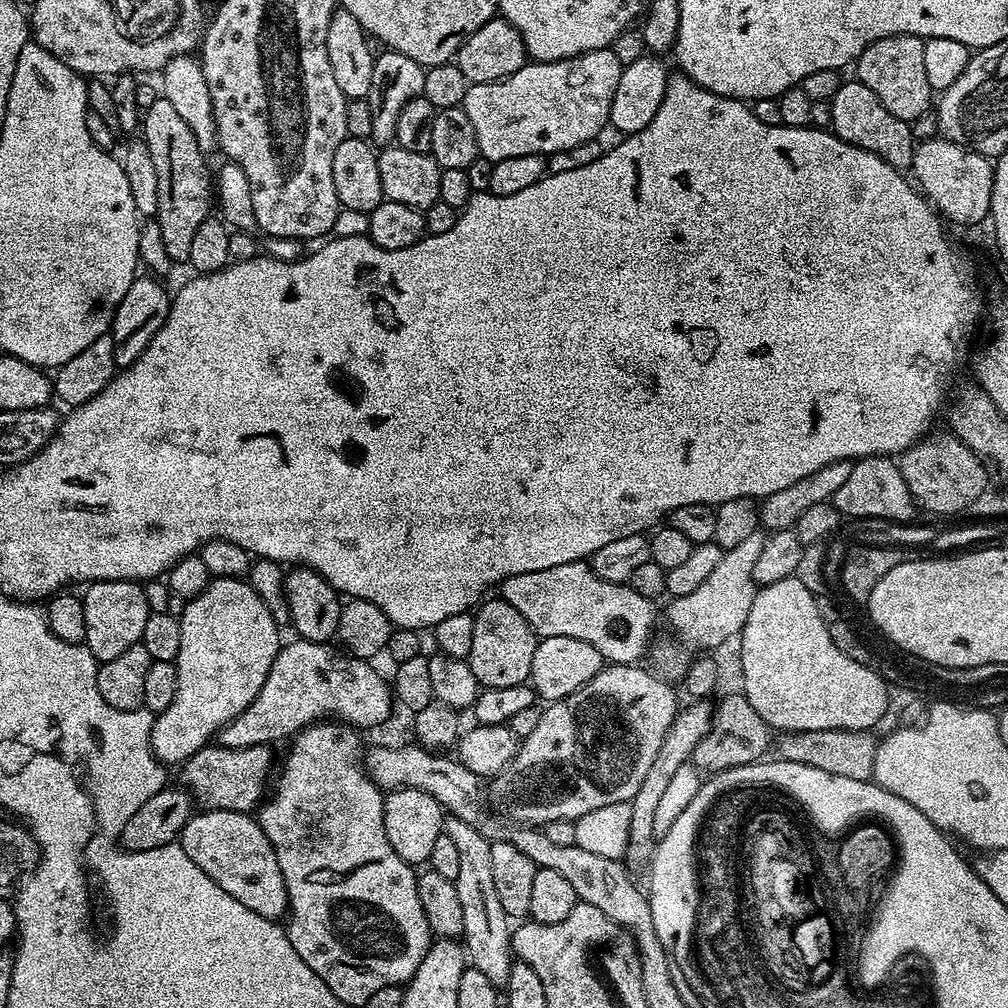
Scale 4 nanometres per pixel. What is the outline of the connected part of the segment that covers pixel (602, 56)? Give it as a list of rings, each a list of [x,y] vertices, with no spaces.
[[[603,48],[554,62],[525,62],[505,80],[469,84],[462,107],[466,118],[470,118],[474,125],[480,155],[495,162],[502,158],[518,158],[518,154],[544,156],[548,152],[568,152],[579,144],[590,143],[604,127],[609,127],[608,115],[614,102],[614,90],[618,90],[621,71],[620,60],[612,49]]]

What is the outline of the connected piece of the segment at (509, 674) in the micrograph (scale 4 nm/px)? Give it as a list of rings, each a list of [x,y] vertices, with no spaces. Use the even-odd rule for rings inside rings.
[[[502,598],[485,599],[475,609],[474,638],[470,641],[470,654],[467,662],[470,670],[474,670],[474,678],[478,678],[481,689],[518,686],[525,683],[532,675],[534,650],[538,637],[530,622],[510,606]]]

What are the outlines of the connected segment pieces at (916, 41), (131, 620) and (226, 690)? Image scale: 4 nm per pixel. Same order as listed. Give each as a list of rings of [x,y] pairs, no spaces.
[[[910,34],[887,36],[866,46],[866,50],[862,50],[860,57],[854,61],[855,79],[870,86],[870,90],[878,94],[878,102],[882,102],[894,118],[913,122],[933,107],[934,93],[926,79],[924,42],[925,37]]]
[[[98,580],[85,587],[88,589],[82,592],[86,610],[84,643],[97,662],[118,658],[118,654],[140,643],[149,613],[144,587],[143,583],[135,580]]]
[[[217,576],[209,579],[206,587],[185,603],[184,613],[179,617],[182,626],[182,642],[178,646],[178,658],[174,662],[178,674],[178,690],[174,702],[170,702],[170,706],[166,706],[166,710],[159,713],[152,722],[152,749],[156,757],[160,759],[161,764],[165,766],[171,766],[171,764],[183,765],[184,761],[190,759],[198,749],[209,747],[211,740],[208,739],[211,736],[213,739],[231,720],[238,718],[238,714],[242,714],[242,710],[246,710],[246,706],[250,706],[250,702],[254,702],[258,690],[262,690],[262,682],[266,682],[266,674],[270,674],[270,666],[274,666],[274,658],[280,653],[282,647],[282,639],[280,640],[281,629],[274,622],[270,610],[266,610],[262,598],[258,598],[258,594],[254,591],[252,585],[244,578],[235,580],[234,578]]]

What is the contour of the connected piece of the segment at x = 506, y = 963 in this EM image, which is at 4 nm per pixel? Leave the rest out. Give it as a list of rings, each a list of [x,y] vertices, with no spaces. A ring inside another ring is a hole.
[[[451,814],[445,815],[443,835],[451,838],[458,849],[458,878],[455,881],[462,902],[462,943],[467,963],[479,970],[497,990],[502,990],[510,978],[514,957],[510,918],[506,910],[502,910],[502,902],[498,902],[498,893],[494,891],[493,861],[490,859],[493,841],[478,834],[470,822],[462,822],[462,818]]]

